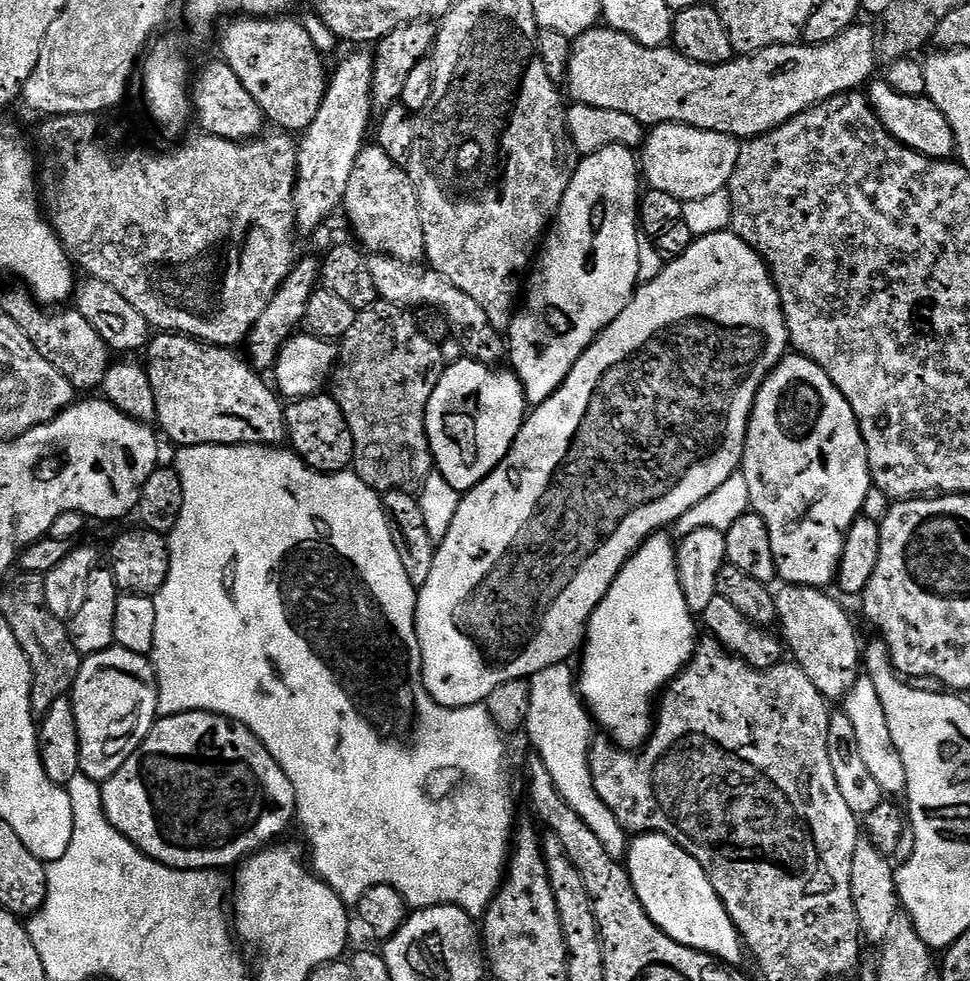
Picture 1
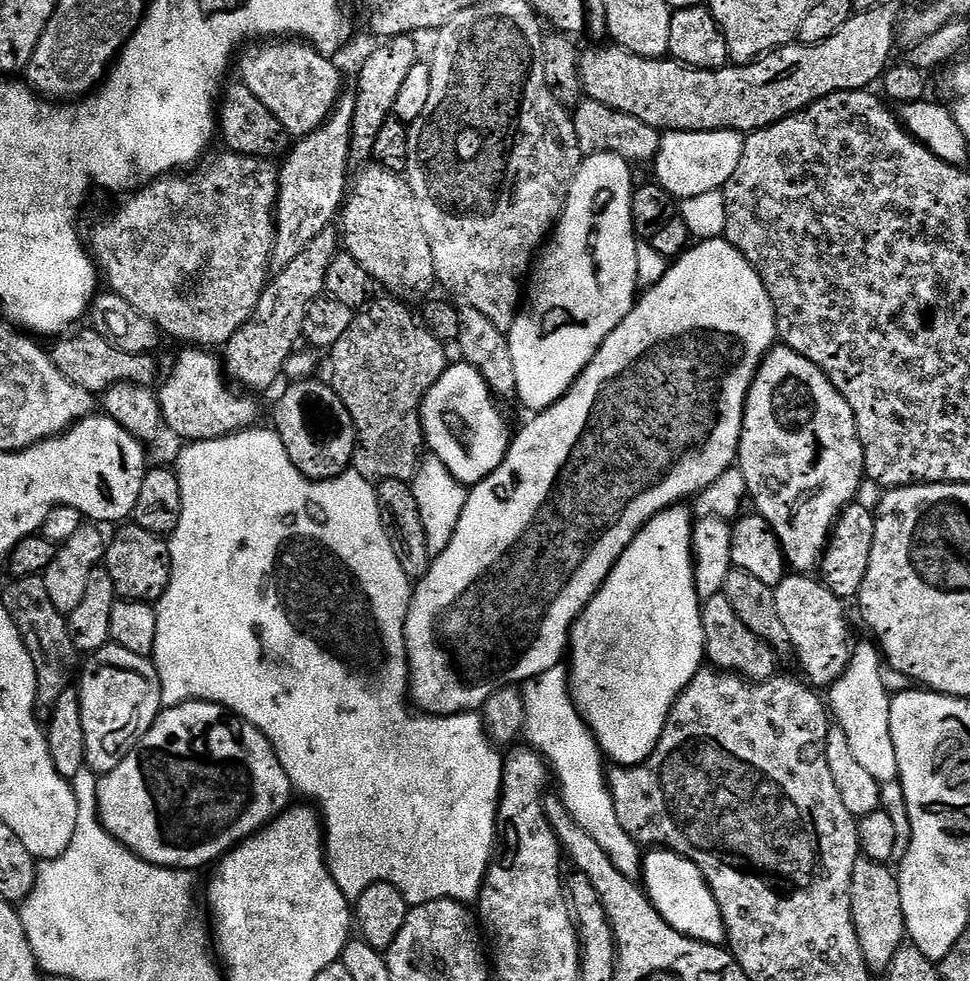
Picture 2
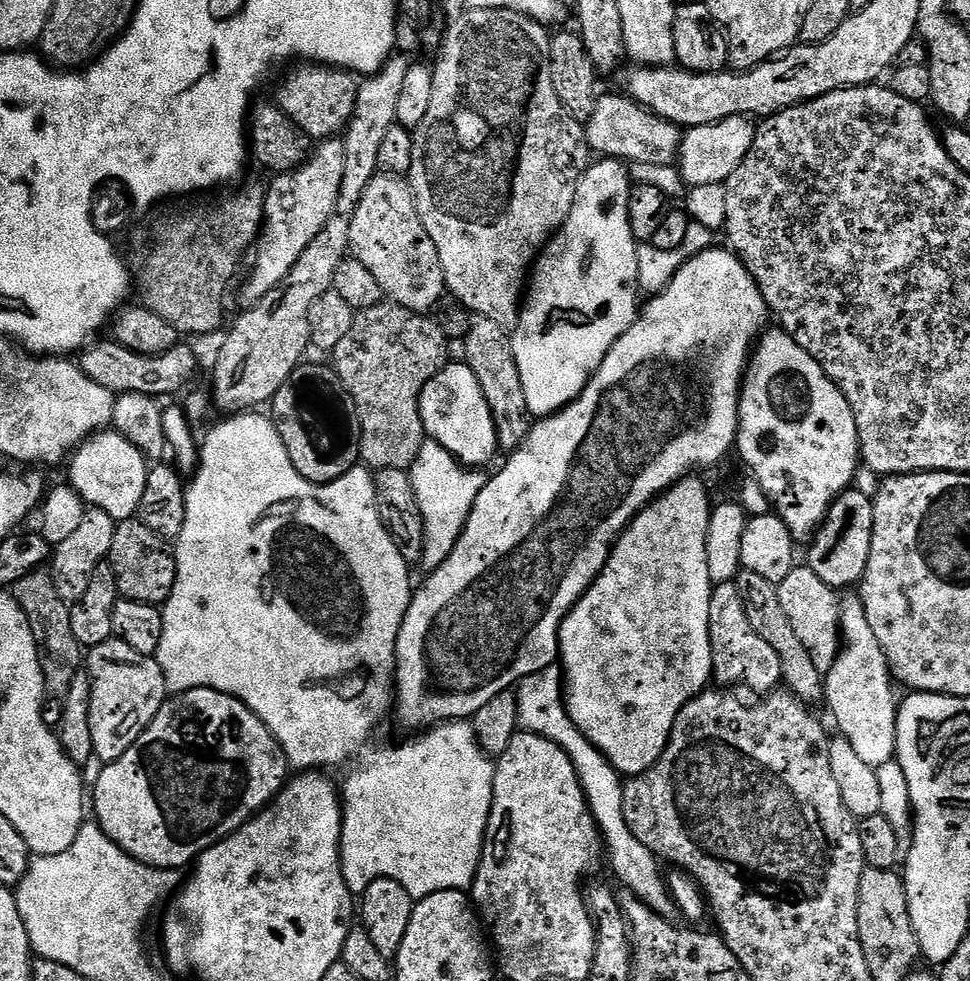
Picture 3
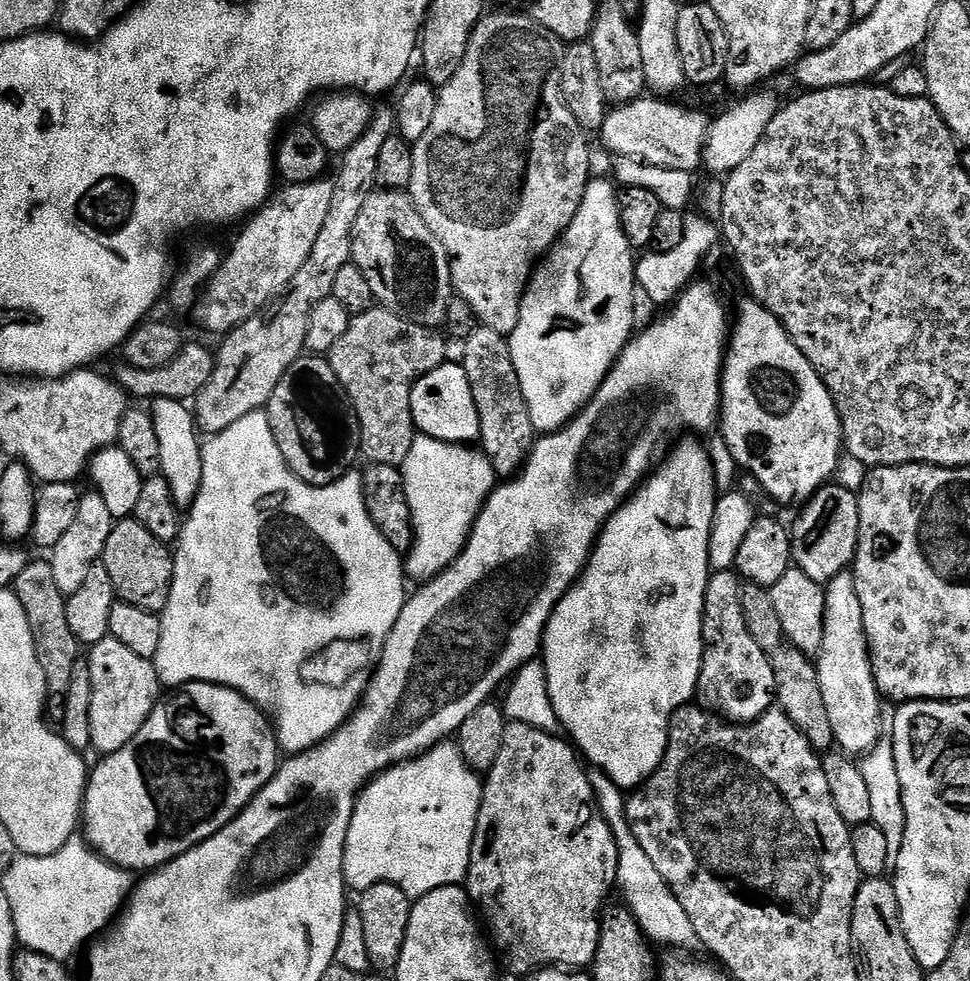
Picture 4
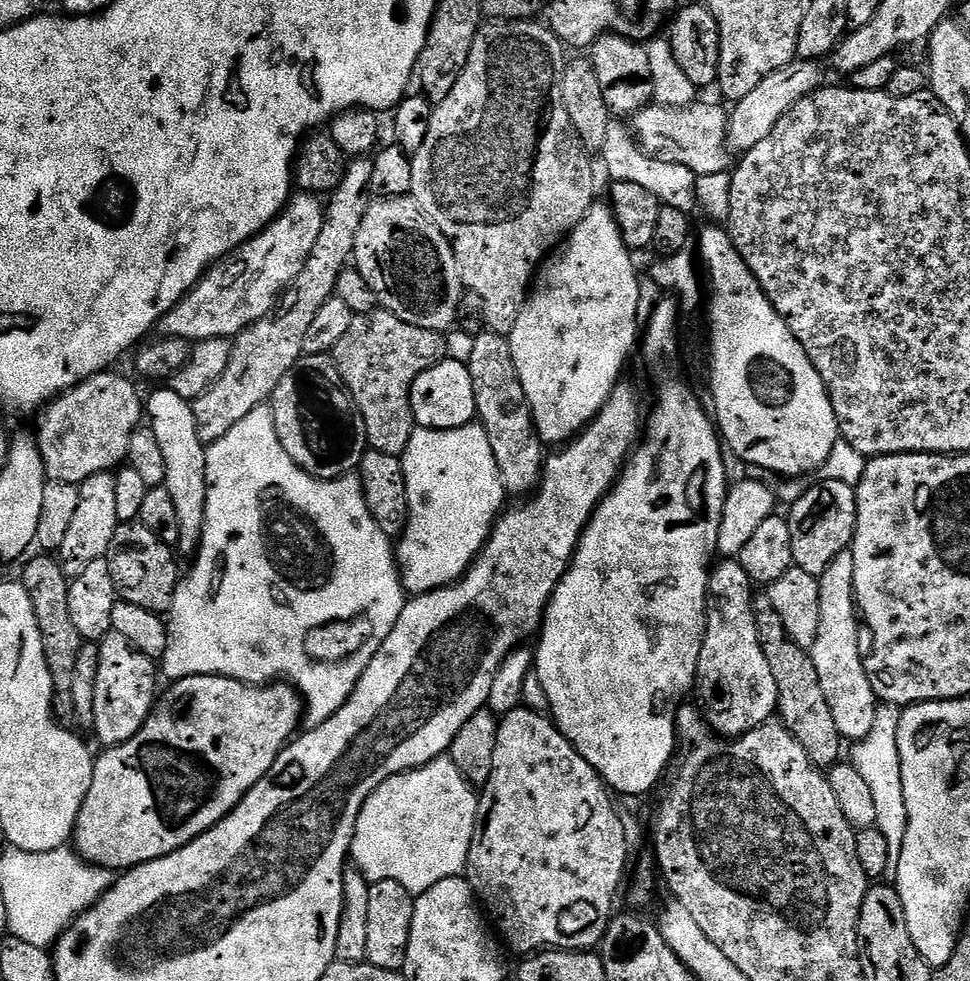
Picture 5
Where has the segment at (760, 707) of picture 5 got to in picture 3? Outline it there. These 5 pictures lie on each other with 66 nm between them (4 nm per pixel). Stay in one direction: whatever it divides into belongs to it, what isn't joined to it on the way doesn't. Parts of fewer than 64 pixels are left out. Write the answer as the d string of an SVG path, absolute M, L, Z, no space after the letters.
M735 583L718 584L713 587L710 598L710 618L708 634L712 643L712 674L717 685L745 684L756 694L767 694L781 683L780 659L770 646L770 642L754 634L750 622L746 622L745 611L742 610L740 595Z

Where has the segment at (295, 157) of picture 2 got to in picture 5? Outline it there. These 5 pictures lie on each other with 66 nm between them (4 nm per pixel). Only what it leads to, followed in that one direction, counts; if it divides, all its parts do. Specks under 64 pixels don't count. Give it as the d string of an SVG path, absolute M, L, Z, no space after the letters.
M296 194L289 199L287 206L276 219L264 227L254 238L247 240L241 248L236 248L229 256L212 265L186 295L166 315L160 319L158 328L165 337L197 342L206 339L235 338L263 316L271 314L281 296L298 278L310 250L318 243L318 234L322 234L325 205L320 204L321 197L316 194Z

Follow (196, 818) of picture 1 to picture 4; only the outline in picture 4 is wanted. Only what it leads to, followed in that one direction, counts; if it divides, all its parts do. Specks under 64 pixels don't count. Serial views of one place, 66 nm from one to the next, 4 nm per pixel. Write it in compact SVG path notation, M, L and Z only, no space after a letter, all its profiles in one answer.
M193 680L192 683L184 684L171 694L165 695L157 703L150 718L146 718L142 730L138 730L138 734L134 734L134 738L130 738L130 742L126 742L126 746L122 746L122 750L107 753L101 759L104 761L97 768L91 769L88 787L84 790L83 835L104 859L109 860L111 864L116 864L119 868L131 870L136 874L144 874L149 870L158 869L162 865L170 863L174 858L186 854L194 846L206 842L206 838L218 834L218 830L225 828L237 814L243 812L244 807L264 789L266 782L270 782L270 778L276 773L278 767L276 752L278 753L278 741L273 721L252 701L233 688L223 688L220 684L207 684L201 680Z

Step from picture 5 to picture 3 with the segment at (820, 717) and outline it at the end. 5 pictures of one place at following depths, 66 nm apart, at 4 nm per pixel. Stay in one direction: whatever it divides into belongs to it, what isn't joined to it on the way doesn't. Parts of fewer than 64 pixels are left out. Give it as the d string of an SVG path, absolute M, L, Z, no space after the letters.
M743 570L737 571L734 583L740 595L742 610L745 611L746 622L750 622L754 634L770 642L770 646L774 646L778 654L783 687L797 696L806 706L821 703L824 700L825 677L818 670L814 670L810 654L806 654L806 648L802 646L802 642L798 642L794 630L790 630L790 622L787 621L786 614L782 614L782 604L778 602L776 585L766 582L764 578L758 578L753 572Z

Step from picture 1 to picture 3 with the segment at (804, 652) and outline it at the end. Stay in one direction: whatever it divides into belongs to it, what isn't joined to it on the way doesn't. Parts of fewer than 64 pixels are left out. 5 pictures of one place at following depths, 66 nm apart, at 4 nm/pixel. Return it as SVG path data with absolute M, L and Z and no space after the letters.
M806 566L793 567L786 578L776 585L778 602L782 604L782 614L786 614L790 622L790 630L794 630L798 642L806 648L806 654L810 654L810 662L814 662L814 670L827 674L836 661L836 655L842 647L840 635L840 602L841 597L837 589L826 586L814 570Z

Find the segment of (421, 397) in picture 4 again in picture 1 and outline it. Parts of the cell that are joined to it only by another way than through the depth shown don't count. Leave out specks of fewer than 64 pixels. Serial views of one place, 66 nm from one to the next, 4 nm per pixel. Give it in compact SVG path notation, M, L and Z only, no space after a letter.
M467 358L449 364L426 406L426 434L435 471L461 494L485 480L504 461L530 408L515 372L496 371Z

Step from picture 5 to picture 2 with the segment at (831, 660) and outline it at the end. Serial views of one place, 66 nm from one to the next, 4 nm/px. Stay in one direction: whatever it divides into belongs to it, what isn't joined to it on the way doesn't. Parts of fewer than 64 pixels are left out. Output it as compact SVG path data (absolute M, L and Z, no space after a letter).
M875 643L860 644L851 649L844 673L827 689L826 704L835 723L846 734L854 758L882 786L897 783L900 771L894 754L894 738L890 738L890 706L892 696L882 686L880 665L882 653Z

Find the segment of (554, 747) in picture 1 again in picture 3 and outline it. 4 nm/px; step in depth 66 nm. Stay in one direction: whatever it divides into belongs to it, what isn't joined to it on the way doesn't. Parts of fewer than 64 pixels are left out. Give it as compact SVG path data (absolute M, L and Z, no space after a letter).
M559 663L546 666L546 670L538 670L538 674L530 674L520 681L515 689L518 702L519 727L526 732L546 738L551 744L557 744L563 750L572 765L576 779L588 806L588 811L606 845L606 856L612 859L612 872L624 883L623 887L632 892L642 903L648 905L654 912L668 914L673 911L674 901L666 887L665 881L660 880L660 868L657 857L634 834L624 821L622 810L621 773L609 764L608 760L595 746L578 730L578 726L570 718L566 703L566 689L562 668Z

